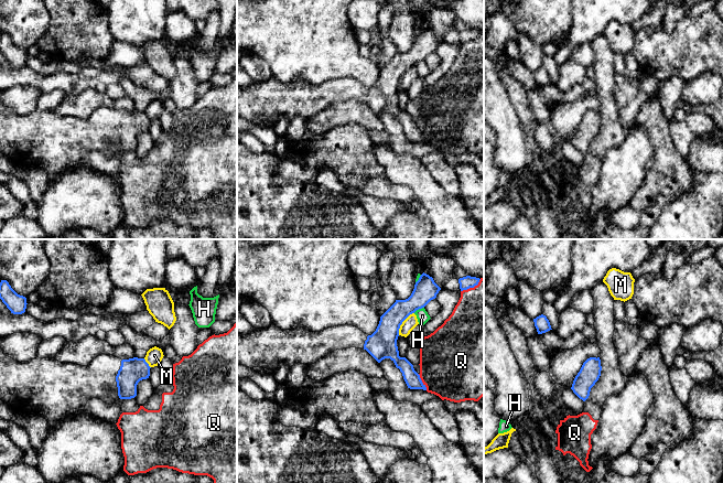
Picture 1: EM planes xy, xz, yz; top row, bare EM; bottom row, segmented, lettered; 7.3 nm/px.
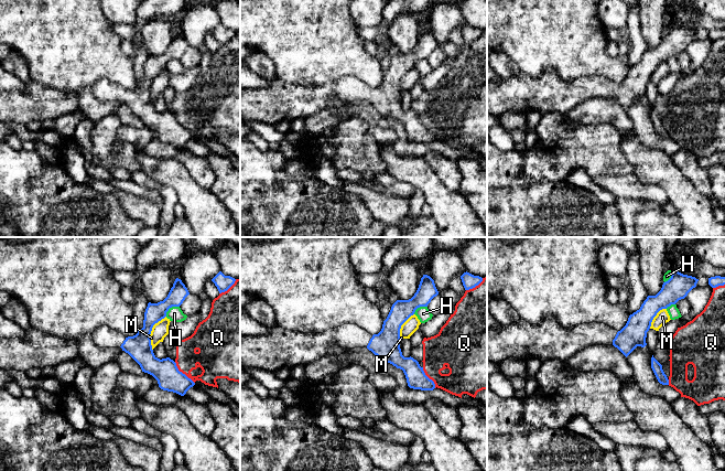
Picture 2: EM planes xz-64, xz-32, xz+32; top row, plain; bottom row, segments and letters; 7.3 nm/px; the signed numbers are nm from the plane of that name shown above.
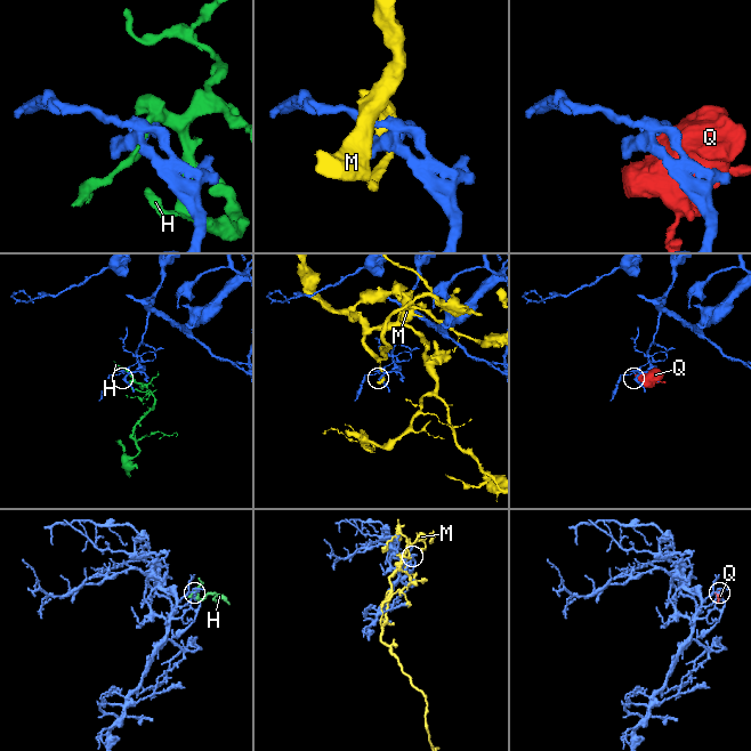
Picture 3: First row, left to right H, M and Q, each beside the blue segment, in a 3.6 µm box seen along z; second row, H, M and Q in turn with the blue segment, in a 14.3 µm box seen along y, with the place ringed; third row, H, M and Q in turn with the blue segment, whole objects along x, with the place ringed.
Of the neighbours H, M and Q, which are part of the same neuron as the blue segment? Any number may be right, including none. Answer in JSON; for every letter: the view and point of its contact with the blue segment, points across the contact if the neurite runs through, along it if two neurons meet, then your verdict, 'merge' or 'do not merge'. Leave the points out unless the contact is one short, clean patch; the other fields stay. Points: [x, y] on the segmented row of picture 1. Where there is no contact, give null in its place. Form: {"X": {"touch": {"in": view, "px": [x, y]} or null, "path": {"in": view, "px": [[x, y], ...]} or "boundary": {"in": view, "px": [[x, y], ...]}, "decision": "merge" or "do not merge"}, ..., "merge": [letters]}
{"H": {"touch": {"in": "xz", "px": [418, 309]}, "boundary": {"in": "xz", "px": [[423, 307], [413, 312]]}, "decision": "do not merge"}, "M": {"touch": {"in": "xz", "px": [401, 323]}, "decision": "do not merge"}, "Q": {"touch": {"in": "xz", "px": [421, 382]}, "decision": "do not merge"}, "merge": []}

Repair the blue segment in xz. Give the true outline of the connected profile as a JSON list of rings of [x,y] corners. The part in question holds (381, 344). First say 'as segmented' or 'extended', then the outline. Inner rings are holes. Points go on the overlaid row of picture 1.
extended | [[[423,272],[411,296],[406,300],[396,300],[380,316],[371,335],[348,324],[321,332],[310,332],[303,328],[281,330],[271,324],[258,329],[253,334],[237,334],[237,365],[271,371],[277,369],[281,363],[290,367],[298,363],[312,365],[336,350],[356,347],[366,350],[378,363],[390,358],[402,373],[408,388],[427,390],[413,365],[406,357],[399,356],[397,340],[402,322],[435,299],[440,290],[433,278]]]

